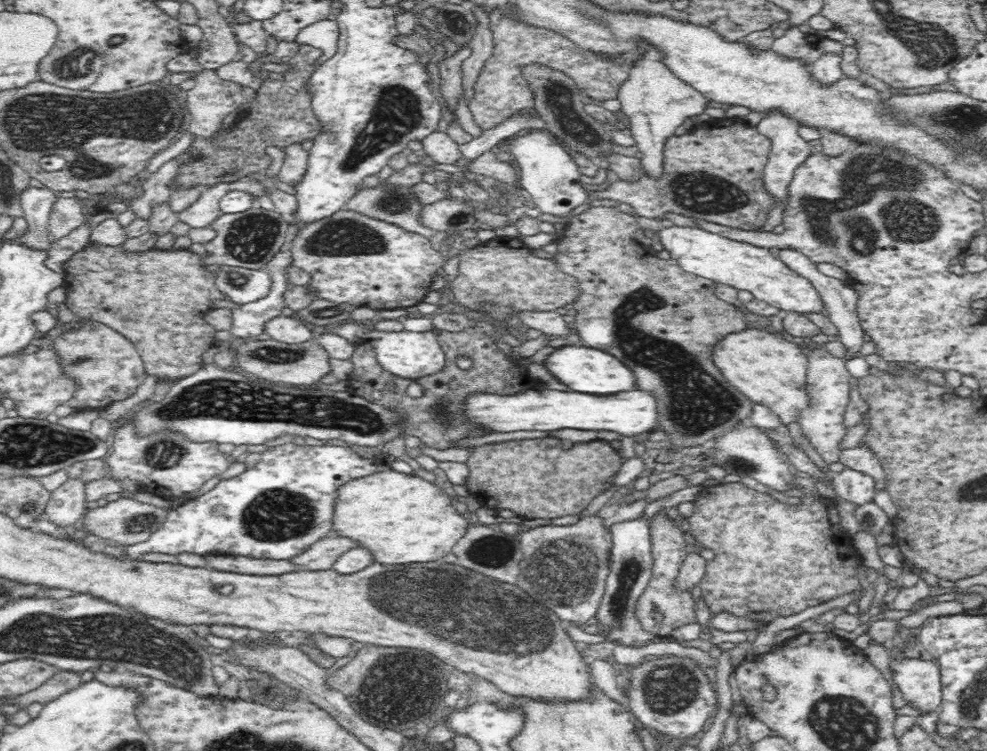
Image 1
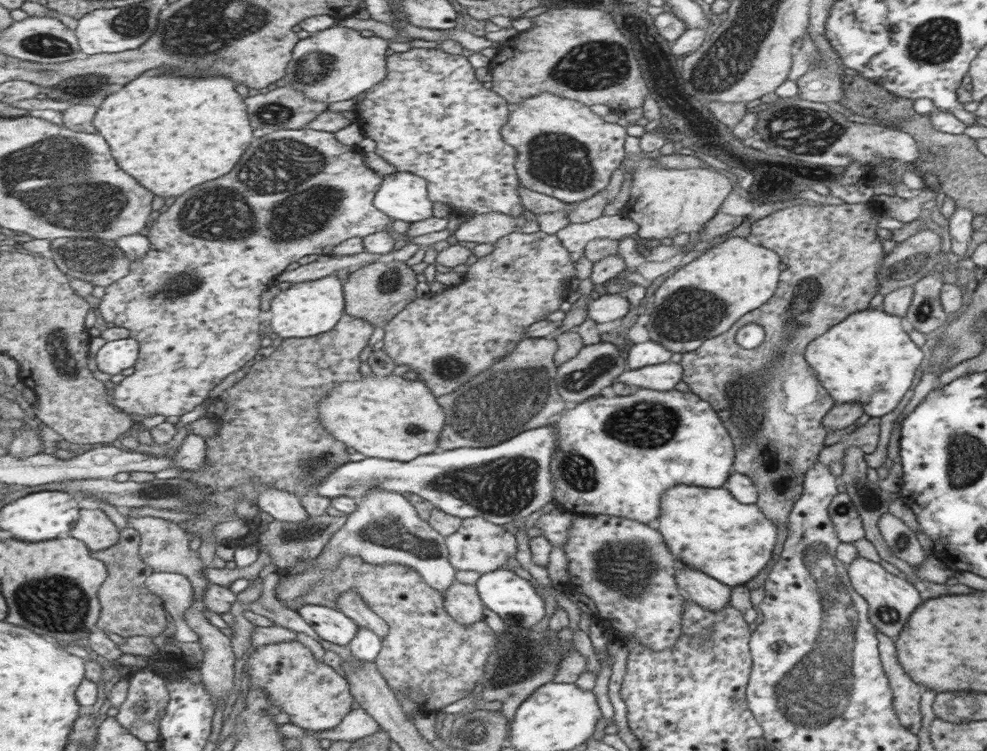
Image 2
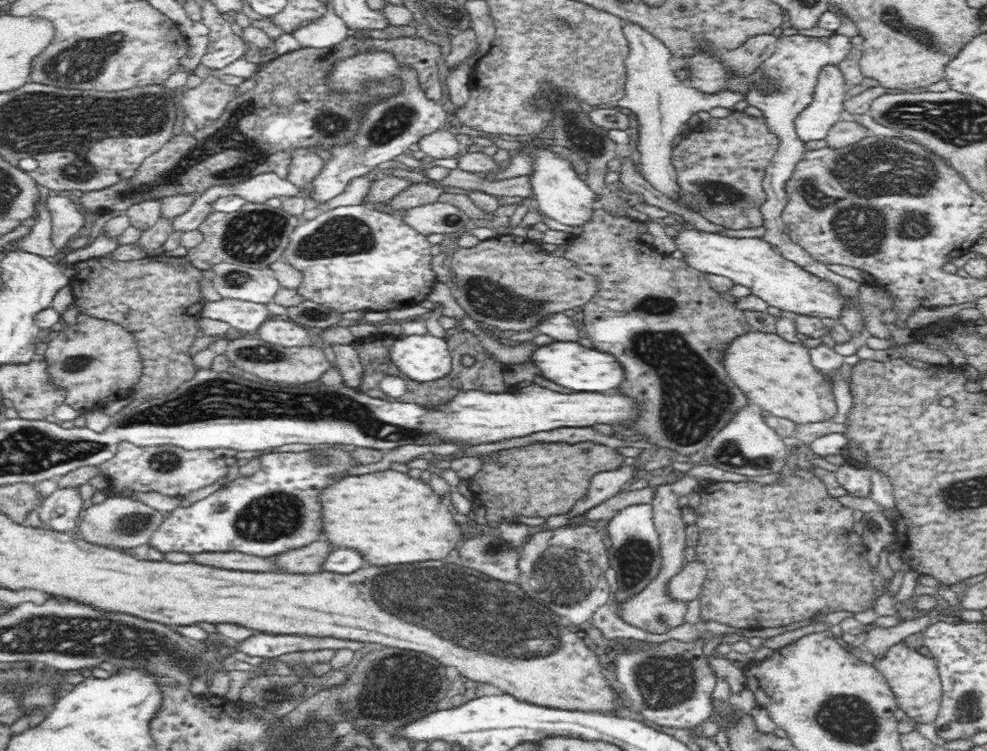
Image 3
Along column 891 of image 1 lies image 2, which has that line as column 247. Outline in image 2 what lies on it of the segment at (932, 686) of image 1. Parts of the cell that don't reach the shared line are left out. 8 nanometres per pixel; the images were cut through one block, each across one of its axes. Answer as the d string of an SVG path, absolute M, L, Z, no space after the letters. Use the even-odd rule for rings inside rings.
M297 640L261 647L246 662L246 668L249 671L251 685L257 685L259 689L263 689L273 699L274 706L281 706L281 712L290 715L290 722L306 731L333 730L356 707L356 700L351 692L349 681L341 676L341 672L333 670L329 664L315 660L313 652Z

